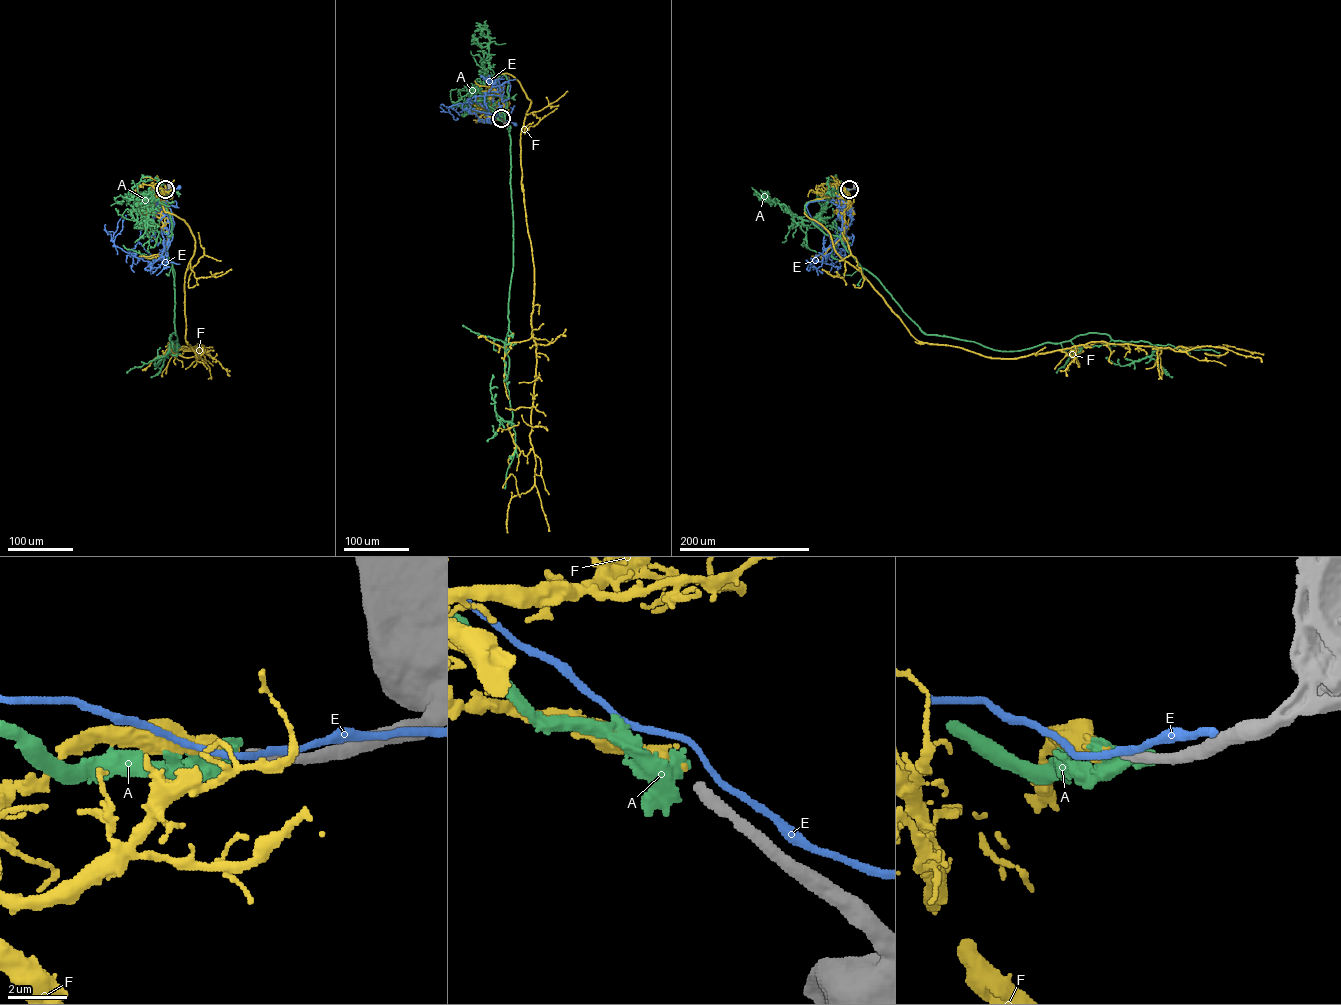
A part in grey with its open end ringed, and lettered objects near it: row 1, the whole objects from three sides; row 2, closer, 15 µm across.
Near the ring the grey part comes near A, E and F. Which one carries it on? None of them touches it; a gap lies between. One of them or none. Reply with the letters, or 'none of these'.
F

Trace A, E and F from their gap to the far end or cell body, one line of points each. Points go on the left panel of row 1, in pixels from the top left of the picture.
A: (164, 189), (149, 196), (172, 224), (176, 351), (169, 339), (173, 333), (180, 349), (168, 352)
E: (165, 189), (179, 187)
F: (165, 189), (151, 187), (195, 241), (185, 317), (198, 358), (200, 342), (198, 351), (166, 357)

